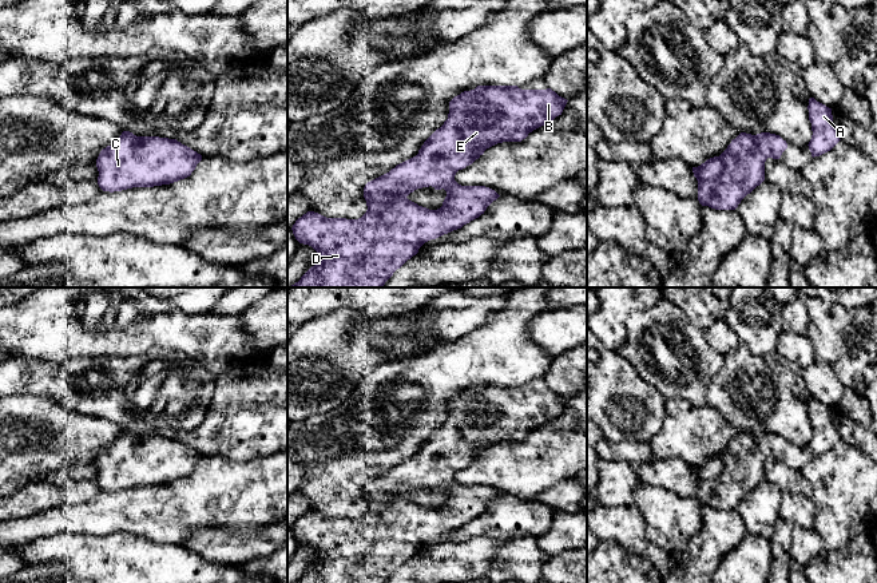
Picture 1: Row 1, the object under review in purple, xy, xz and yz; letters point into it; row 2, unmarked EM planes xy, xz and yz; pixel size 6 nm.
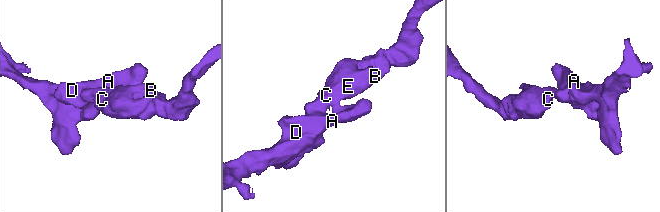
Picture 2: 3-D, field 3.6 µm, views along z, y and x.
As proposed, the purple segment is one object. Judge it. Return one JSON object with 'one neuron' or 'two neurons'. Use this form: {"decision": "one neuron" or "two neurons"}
{"decision": "one neuron"}

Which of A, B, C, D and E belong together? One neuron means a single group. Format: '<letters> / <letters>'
A B C D E

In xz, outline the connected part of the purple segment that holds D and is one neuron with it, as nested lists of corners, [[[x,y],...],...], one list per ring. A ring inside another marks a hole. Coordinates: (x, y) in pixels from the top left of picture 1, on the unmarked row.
[[[477,385],[475,389],[455,396],[449,401],[448,419],[424,441],[416,456],[365,484],[364,497],[368,509],[361,517],[326,517],[318,512],[307,511],[295,520],[291,527],[295,539],[311,546],[318,552],[318,563],[311,566],[295,583],[385,583],[397,568],[418,552],[425,542],[461,528],[484,513],[487,507],[500,496],[485,485],[459,484],[455,480],[456,472],[472,464],[487,448],[497,443],[521,441],[529,432],[561,415],[567,401],[551,388],[521,389],[517,385]],[[429,485],[447,491],[440,508],[429,509],[406,497],[414,489]]]

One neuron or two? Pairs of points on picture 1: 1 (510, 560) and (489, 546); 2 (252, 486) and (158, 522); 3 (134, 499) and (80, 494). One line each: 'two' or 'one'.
1: two
2: one
3: two

